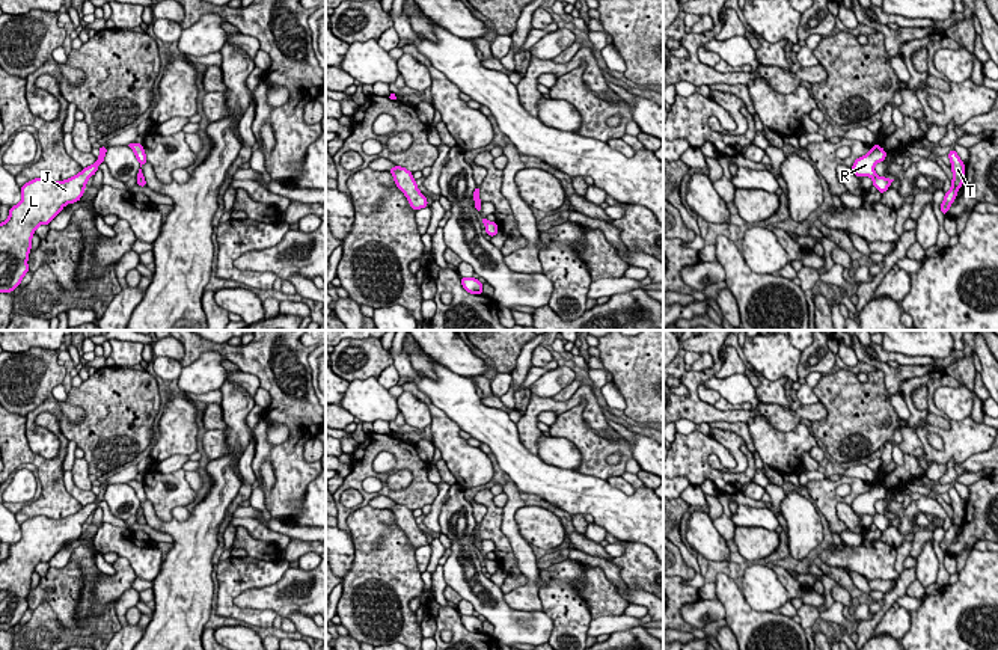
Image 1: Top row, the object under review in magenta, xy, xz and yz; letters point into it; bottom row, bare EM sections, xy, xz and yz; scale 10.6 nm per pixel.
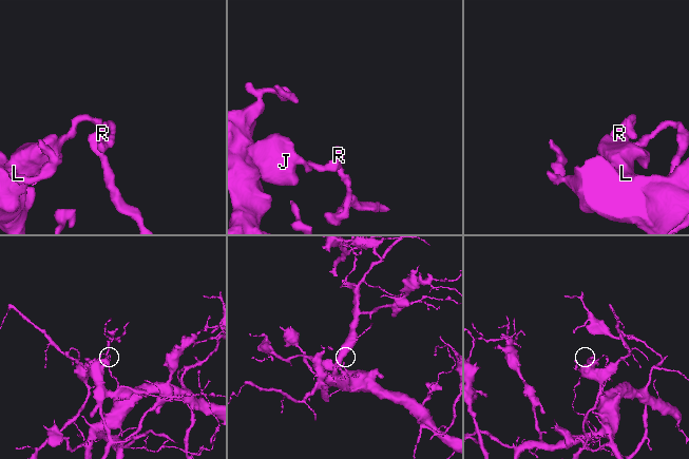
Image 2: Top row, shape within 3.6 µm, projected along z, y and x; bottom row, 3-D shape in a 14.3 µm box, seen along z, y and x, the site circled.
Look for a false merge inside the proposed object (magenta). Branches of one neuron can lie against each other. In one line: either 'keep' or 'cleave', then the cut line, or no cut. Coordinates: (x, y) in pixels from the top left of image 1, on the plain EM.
cleave; cut in xy along (137, 513), (142, 515)

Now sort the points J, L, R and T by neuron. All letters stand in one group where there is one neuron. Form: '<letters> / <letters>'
J L R / T

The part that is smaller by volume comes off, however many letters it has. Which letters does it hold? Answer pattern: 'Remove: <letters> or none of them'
Remove: J, L, R

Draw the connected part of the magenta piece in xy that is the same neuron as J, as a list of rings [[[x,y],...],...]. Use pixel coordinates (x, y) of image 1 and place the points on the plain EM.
[[[99,484],[98,498],[65,519],[36,516],[21,523],[21,540],[11,544],[9,556],[0,561],[0,630],[11,630],[21,621],[29,609],[35,567],[48,563],[66,541],[80,538],[106,490],[107,484]]]

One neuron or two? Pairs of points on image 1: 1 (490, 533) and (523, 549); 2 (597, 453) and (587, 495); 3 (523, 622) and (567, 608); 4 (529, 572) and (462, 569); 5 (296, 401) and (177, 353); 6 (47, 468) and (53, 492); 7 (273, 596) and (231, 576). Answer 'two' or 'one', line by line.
1: two
2: two
3: two
4: two
5: two
6: one
7: two

